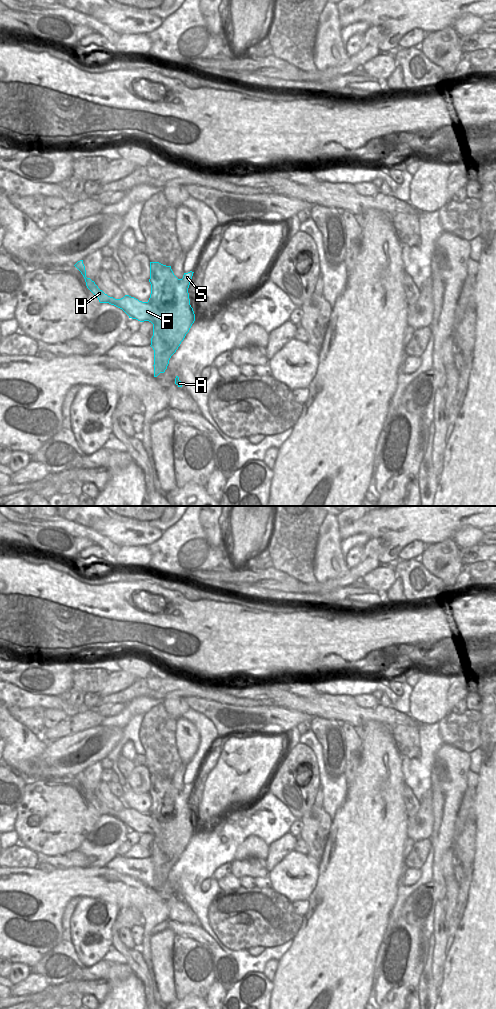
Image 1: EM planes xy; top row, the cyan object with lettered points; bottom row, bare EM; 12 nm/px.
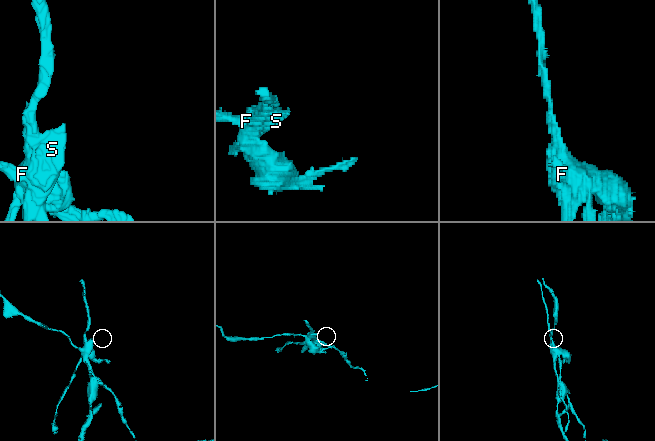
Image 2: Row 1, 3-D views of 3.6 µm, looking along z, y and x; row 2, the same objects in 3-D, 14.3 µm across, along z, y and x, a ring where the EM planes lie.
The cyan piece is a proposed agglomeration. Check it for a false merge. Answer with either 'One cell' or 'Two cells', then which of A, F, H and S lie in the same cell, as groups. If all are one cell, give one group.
Two cells. Groups: A F H / S.

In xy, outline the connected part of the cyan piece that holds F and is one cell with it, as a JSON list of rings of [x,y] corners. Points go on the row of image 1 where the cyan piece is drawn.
[[[83,260],[78,261],[74,266],[81,272],[87,288],[98,298],[100,303],[109,303],[122,309],[129,318],[136,319],[140,322],[151,322],[153,324],[153,333],[157,333],[168,342],[174,341],[174,332],[171,330],[171,327],[166,325],[162,313],[150,302],[142,302],[129,295],[125,295],[121,299],[110,297],[100,290],[94,281],[86,277]]]

